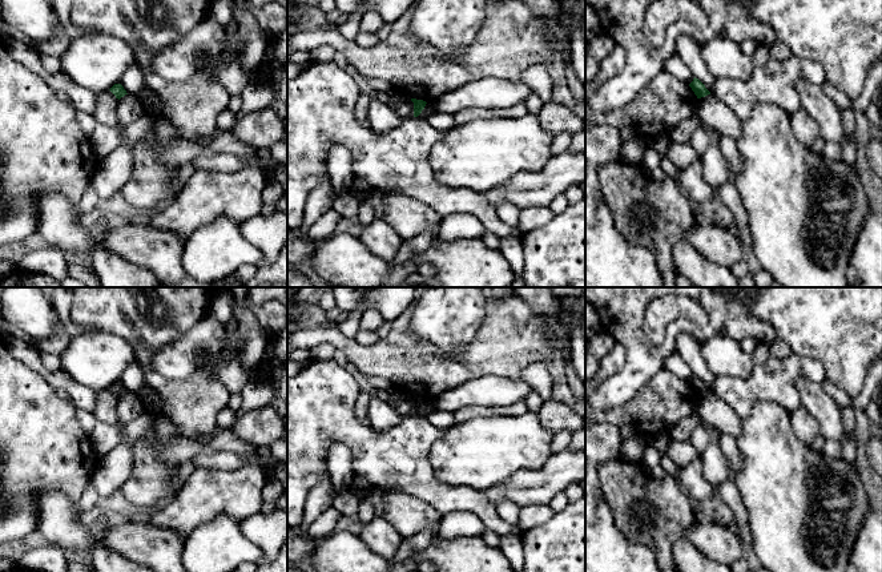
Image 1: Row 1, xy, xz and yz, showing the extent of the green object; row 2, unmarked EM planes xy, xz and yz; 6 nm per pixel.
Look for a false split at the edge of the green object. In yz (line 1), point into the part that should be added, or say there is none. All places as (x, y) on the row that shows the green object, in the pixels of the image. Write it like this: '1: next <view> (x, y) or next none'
1: next none

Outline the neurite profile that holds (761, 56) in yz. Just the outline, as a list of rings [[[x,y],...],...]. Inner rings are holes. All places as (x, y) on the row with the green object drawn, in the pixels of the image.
[[[758,47],[758,49],[752,56],[752,61],[756,68],[765,67],[768,60],[769,60],[769,51],[764,47]]]

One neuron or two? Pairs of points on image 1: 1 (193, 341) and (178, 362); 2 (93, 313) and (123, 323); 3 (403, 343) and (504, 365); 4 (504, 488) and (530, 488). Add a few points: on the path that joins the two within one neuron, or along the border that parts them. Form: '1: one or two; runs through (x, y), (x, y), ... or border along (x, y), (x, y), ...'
1: one; runs through (188, 346), (178, 357)
2: one; runs through (100, 313), (112, 313), (116, 317)
3: one; runs through (429, 366), (479, 365)
4: one; runs through (511, 488), (523, 488)

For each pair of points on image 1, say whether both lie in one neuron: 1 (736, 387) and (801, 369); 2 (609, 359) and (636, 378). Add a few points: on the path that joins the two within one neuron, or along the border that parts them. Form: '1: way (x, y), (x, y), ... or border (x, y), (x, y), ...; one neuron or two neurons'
1: way (752, 387), (772, 382), (785, 370); one neuron
2: border (617, 341), (624, 349), (624, 365), (599, 385); two neurons

